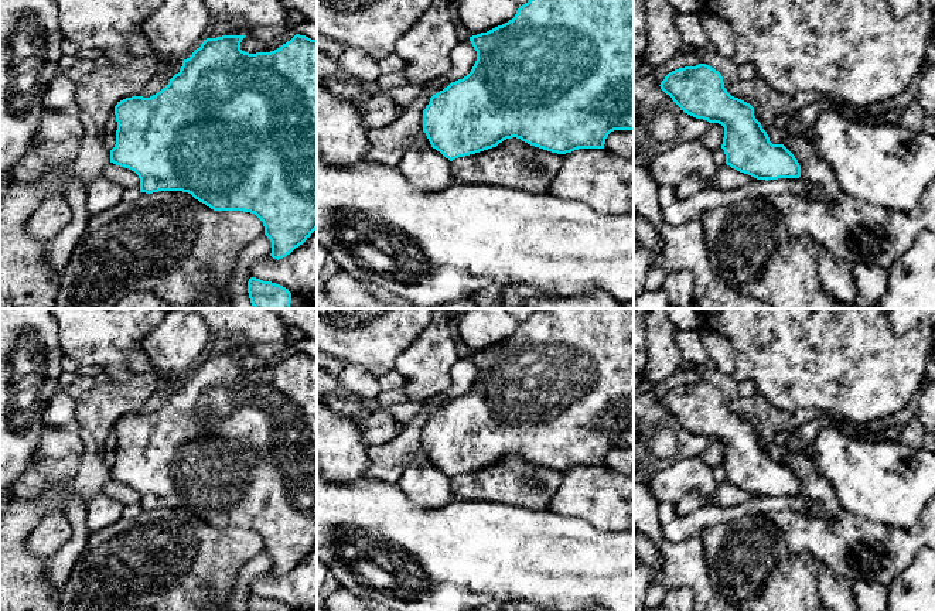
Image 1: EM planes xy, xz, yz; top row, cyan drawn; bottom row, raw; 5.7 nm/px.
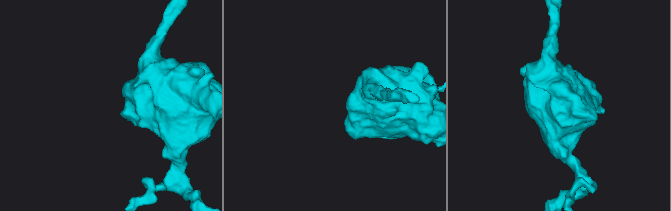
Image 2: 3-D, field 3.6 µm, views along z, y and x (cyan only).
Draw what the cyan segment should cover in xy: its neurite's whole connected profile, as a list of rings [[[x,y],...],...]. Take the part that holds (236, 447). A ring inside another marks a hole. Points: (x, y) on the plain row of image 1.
[[[296,351],[290,358],[270,369],[249,371],[240,366],[246,352],[207,355],[168,402],[150,414],[132,413],[115,423],[117,438],[116,461],[110,467],[110,479],[134,488],[140,495],[140,509],[182,508],[214,528],[243,528],[255,530],[272,559],[273,576],[283,576],[303,561],[317,546],[317,356]]]

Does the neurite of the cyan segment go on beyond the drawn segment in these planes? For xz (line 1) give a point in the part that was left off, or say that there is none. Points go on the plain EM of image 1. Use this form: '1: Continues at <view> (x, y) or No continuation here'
1: No continuation here

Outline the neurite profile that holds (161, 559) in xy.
[[[182,508],[140,509],[133,519],[120,518],[113,525],[89,533],[85,549],[61,590],[58,611],[127,611],[136,607],[154,611],[199,611],[205,587],[214,591],[222,611],[229,611],[228,603],[238,571],[263,550],[263,539],[255,530],[214,528]]]

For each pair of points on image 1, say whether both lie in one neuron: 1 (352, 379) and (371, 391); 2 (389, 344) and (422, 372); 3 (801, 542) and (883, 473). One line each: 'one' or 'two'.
1: one
2: two
3: two

